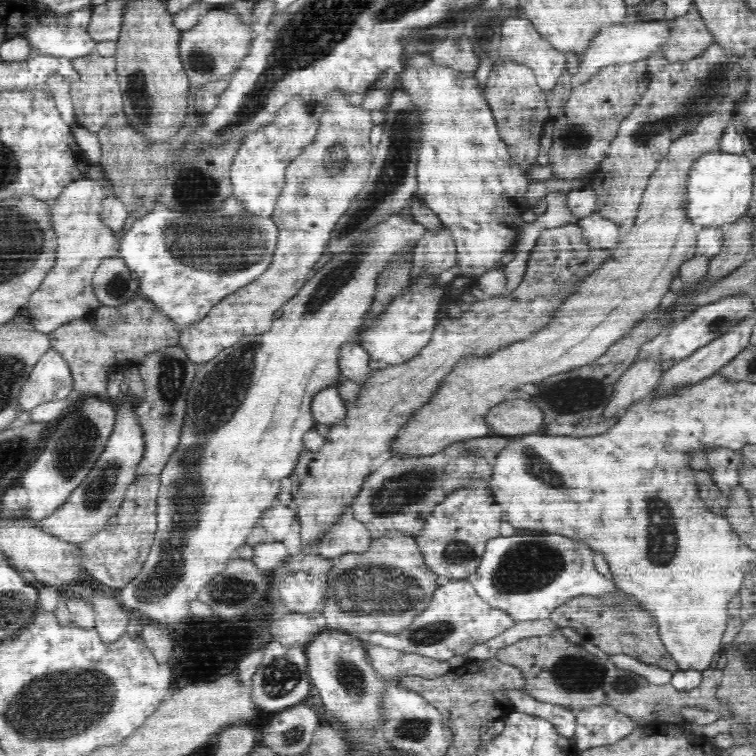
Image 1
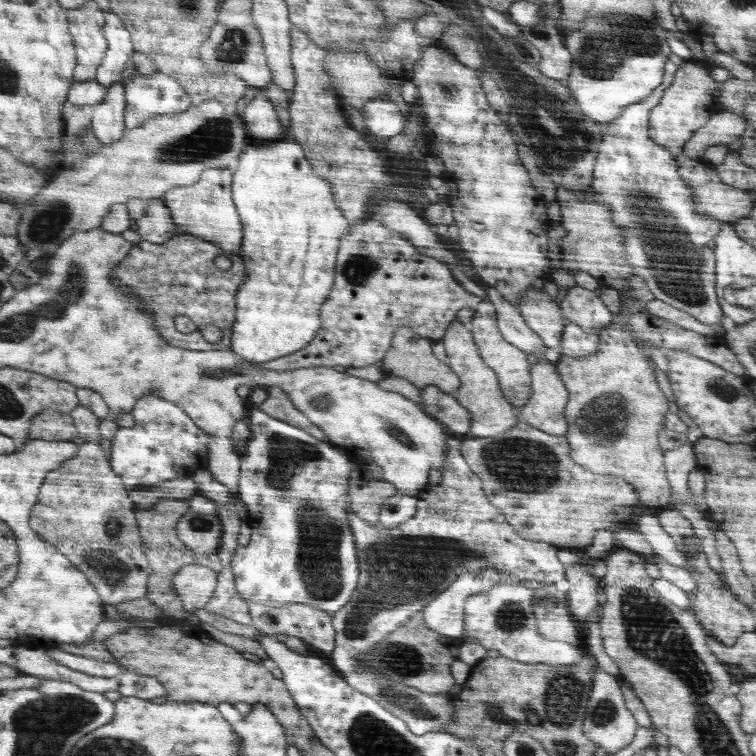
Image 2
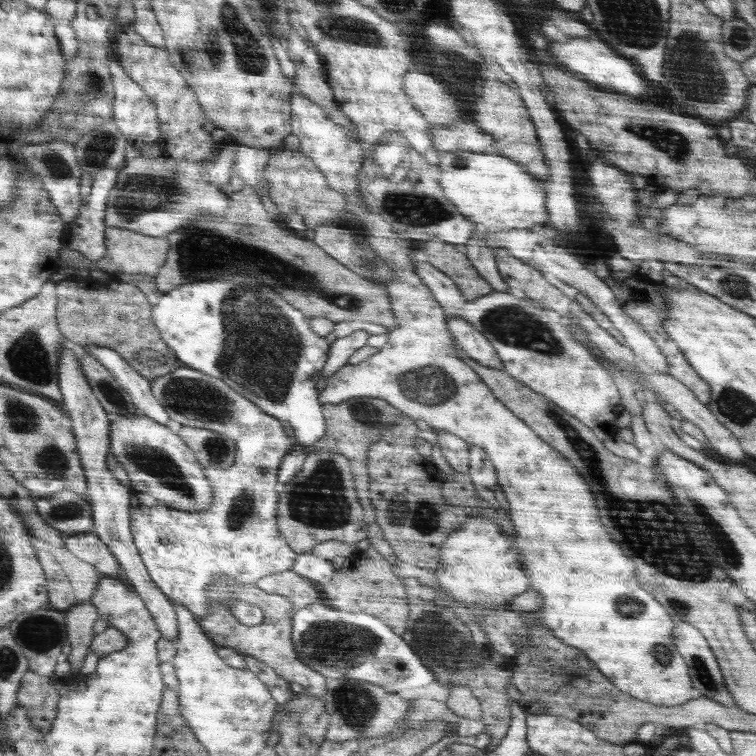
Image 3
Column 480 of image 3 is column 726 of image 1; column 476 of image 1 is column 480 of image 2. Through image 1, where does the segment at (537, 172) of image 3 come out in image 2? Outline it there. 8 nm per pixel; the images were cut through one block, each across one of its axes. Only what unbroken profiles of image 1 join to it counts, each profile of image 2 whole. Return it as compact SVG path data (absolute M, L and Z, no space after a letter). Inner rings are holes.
M455 320L442 341L447 354L446 363L453 371L456 371L460 380L463 381L454 397L471 412L472 421L468 436L472 434L472 436L480 436L480 438L491 438L502 435L503 432L510 431L512 427L515 427L518 420L514 416L512 403L503 395L495 369L479 355L479 347L474 344L475 339L466 330L466 326Z

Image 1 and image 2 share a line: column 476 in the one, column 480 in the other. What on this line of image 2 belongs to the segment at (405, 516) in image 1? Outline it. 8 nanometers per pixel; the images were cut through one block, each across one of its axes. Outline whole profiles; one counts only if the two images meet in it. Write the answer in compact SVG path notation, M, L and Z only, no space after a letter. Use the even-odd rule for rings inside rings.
M524 420L502 435L484 440L470 438L460 442L460 447L463 456L468 456L467 464L472 464L472 468L480 472L488 499L496 508L503 509L510 524L528 540L544 541L555 545L558 550L585 549L592 544L597 530L612 527L612 516L616 511L630 505L640 506L639 493L627 480L584 469L571 456L571 445L566 435L554 436Z

